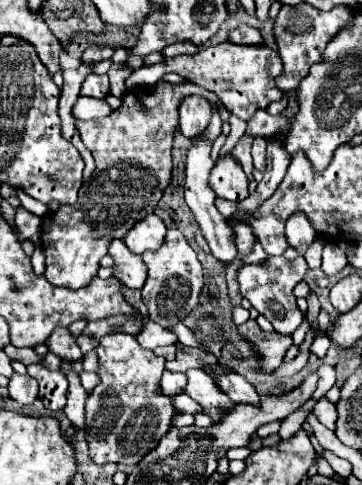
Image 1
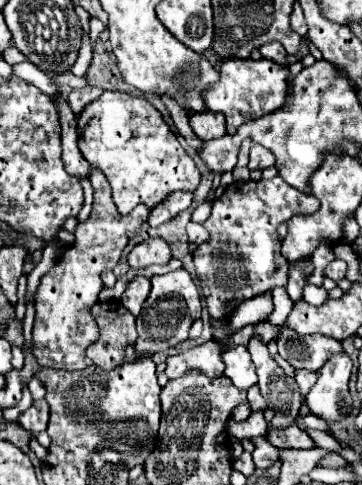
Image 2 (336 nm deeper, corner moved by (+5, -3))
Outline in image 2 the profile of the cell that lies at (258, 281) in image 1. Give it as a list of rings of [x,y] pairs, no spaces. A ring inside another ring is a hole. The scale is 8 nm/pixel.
[[[284,332],[278,340],[278,352],[284,360],[288,360],[294,370],[310,370],[320,372],[320,368],[328,362],[334,352],[344,352],[342,342],[312,334],[304,338],[294,338],[292,332]]]

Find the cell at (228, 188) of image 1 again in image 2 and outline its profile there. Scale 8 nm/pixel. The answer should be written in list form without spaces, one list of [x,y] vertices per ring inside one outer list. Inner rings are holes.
[[[280,176],[258,182],[232,182],[224,190],[224,194],[212,204],[210,218],[204,222],[208,242],[198,246],[194,254],[196,274],[200,278],[210,318],[220,320],[228,316],[236,304],[264,294],[274,286],[286,286],[290,264],[280,254],[282,242],[278,236],[278,226],[296,214],[314,214],[316,210],[318,200],[314,196],[296,192],[296,188],[286,184]]]

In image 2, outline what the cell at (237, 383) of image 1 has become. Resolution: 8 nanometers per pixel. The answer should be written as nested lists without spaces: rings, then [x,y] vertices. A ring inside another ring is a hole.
[[[292,424],[292,428],[286,428],[284,432],[270,432],[268,442],[276,448],[302,448],[302,450],[316,448],[312,438],[304,430],[300,430],[296,424]]]

